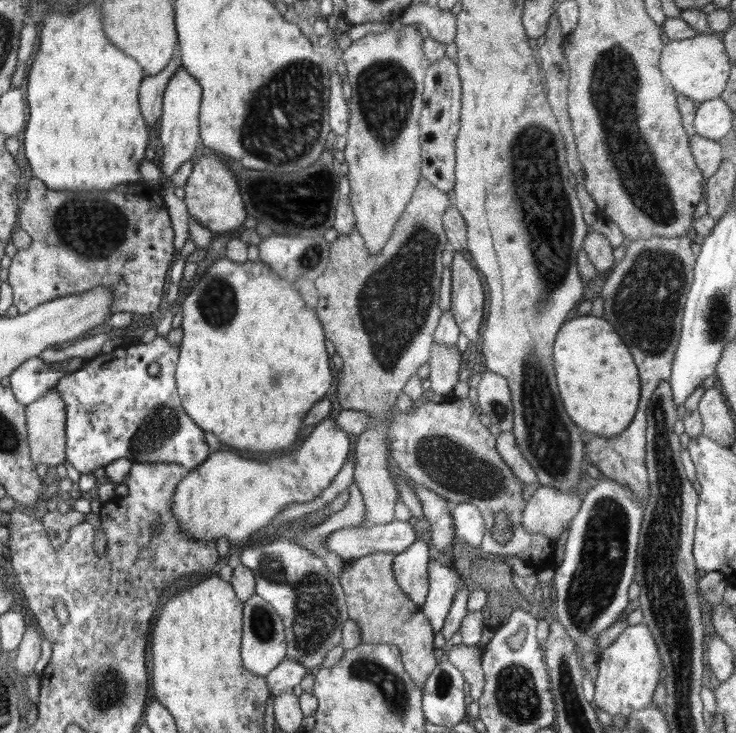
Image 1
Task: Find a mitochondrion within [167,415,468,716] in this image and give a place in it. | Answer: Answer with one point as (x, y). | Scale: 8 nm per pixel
(317, 613)

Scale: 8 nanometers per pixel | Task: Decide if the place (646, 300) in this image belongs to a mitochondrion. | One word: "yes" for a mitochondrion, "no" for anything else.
yes

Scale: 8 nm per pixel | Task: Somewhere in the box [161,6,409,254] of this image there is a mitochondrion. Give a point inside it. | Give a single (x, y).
(296, 94)

